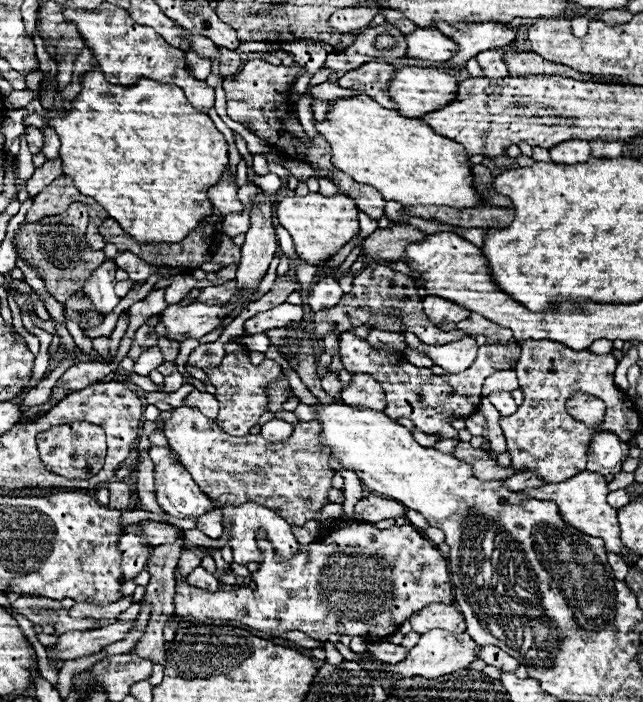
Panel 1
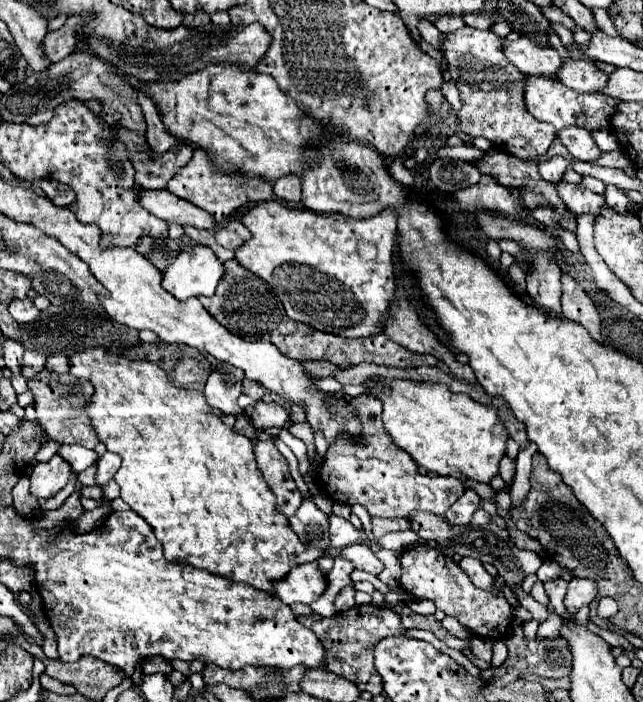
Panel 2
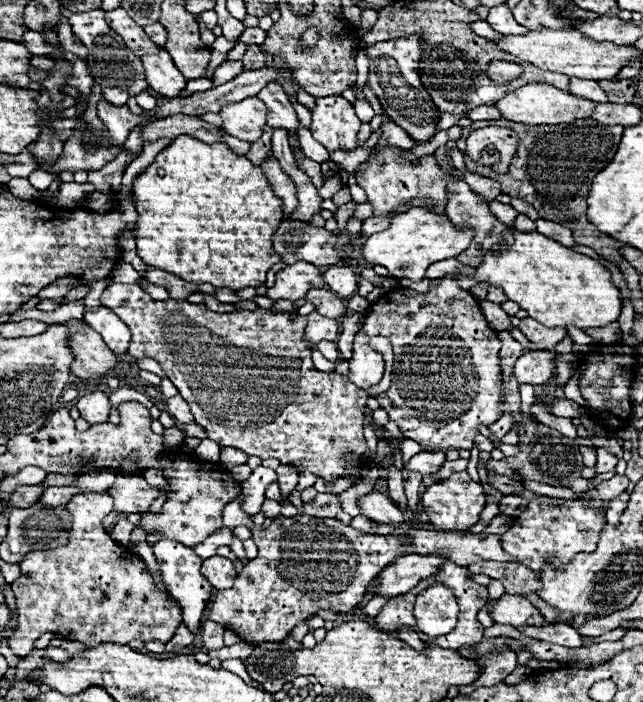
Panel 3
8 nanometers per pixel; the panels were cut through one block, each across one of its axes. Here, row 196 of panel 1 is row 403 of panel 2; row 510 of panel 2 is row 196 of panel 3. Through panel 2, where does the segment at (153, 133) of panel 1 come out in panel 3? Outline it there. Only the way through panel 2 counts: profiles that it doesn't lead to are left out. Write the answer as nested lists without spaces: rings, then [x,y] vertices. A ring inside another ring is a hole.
[[[192,136],[176,138],[134,180],[134,198],[140,214],[136,222],[138,256],[152,268],[196,284],[208,282],[216,288],[242,290],[264,284],[268,270],[282,262],[280,256],[272,252],[272,232],[284,218],[282,200],[270,188],[262,168],[254,166],[248,158],[234,154],[228,144],[206,144]],[[156,168],[164,168],[166,174],[158,176]]]

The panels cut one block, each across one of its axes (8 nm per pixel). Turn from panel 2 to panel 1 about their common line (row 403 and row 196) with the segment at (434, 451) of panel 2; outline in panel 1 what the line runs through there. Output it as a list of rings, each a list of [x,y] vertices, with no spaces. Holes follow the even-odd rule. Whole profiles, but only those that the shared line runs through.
[[[358,94],[352,98],[340,98],[328,104],[330,110],[322,122],[312,118],[318,134],[326,138],[332,152],[332,164],[336,170],[348,174],[352,180],[360,184],[368,184],[376,188],[384,200],[396,200],[402,206],[454,206],[454,208],[472,208],[480,202],[474,186],[468,158],[464,156],[464,148],[454,140],[444,140],[444,136],[436,134],[428,124],[416,118],[404,118],[396,110],[382,108],[378,102],[368,98],[366,94]]]

